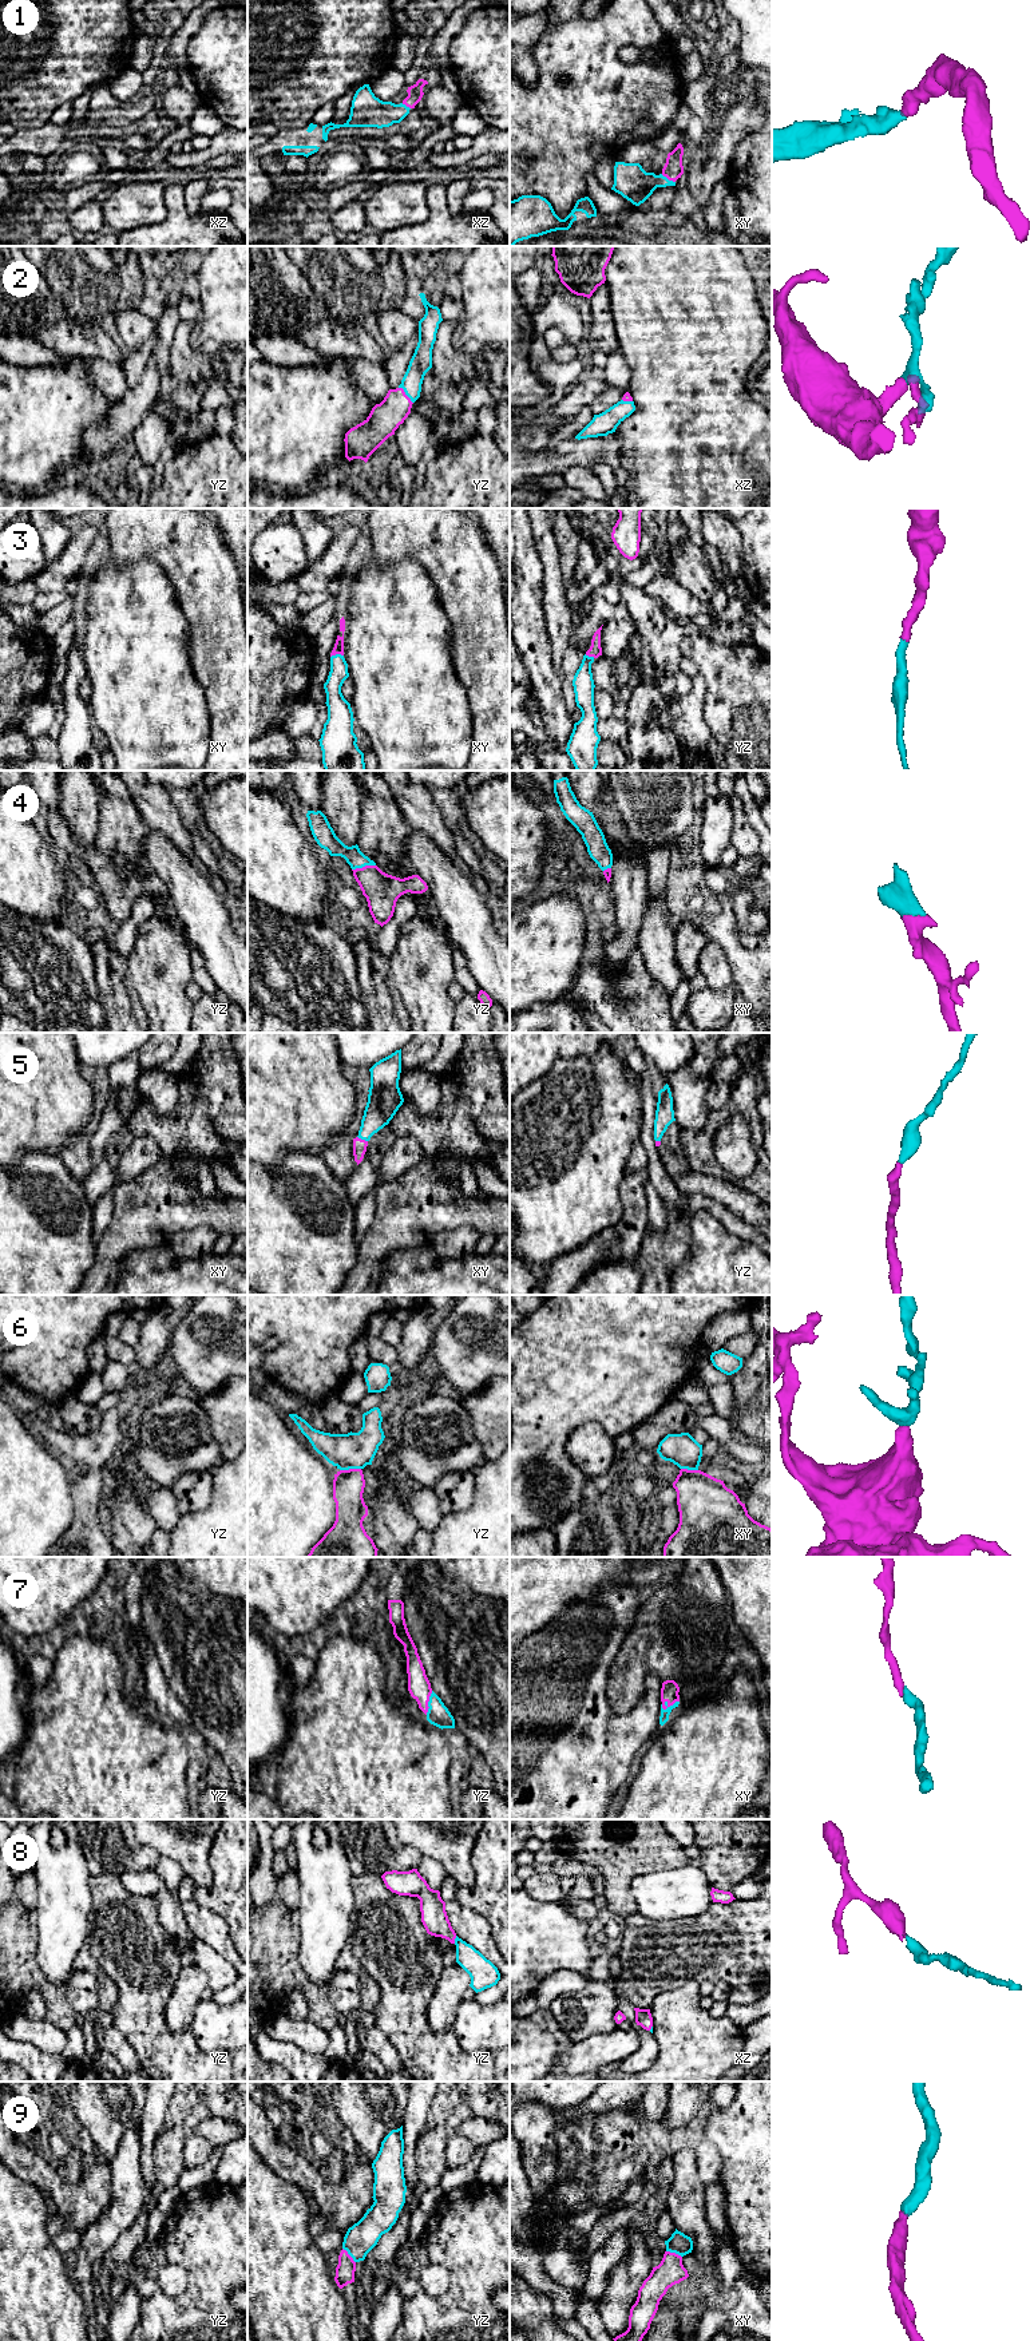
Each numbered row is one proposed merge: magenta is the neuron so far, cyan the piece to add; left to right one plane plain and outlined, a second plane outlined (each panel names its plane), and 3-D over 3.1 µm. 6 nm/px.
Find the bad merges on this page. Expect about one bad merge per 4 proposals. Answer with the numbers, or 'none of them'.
none of them

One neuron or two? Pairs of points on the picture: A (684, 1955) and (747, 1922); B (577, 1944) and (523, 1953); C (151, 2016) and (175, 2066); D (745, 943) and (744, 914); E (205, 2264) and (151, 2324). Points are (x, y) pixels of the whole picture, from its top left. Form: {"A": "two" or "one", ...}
{"A": "one", "B": "one", "C": "one", "D": "two", "E": "one"}

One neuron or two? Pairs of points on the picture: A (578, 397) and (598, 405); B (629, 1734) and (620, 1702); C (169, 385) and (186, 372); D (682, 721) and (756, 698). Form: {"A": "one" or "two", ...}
{"A": "two", "B": "two", "C": "two", "D": "two"}

